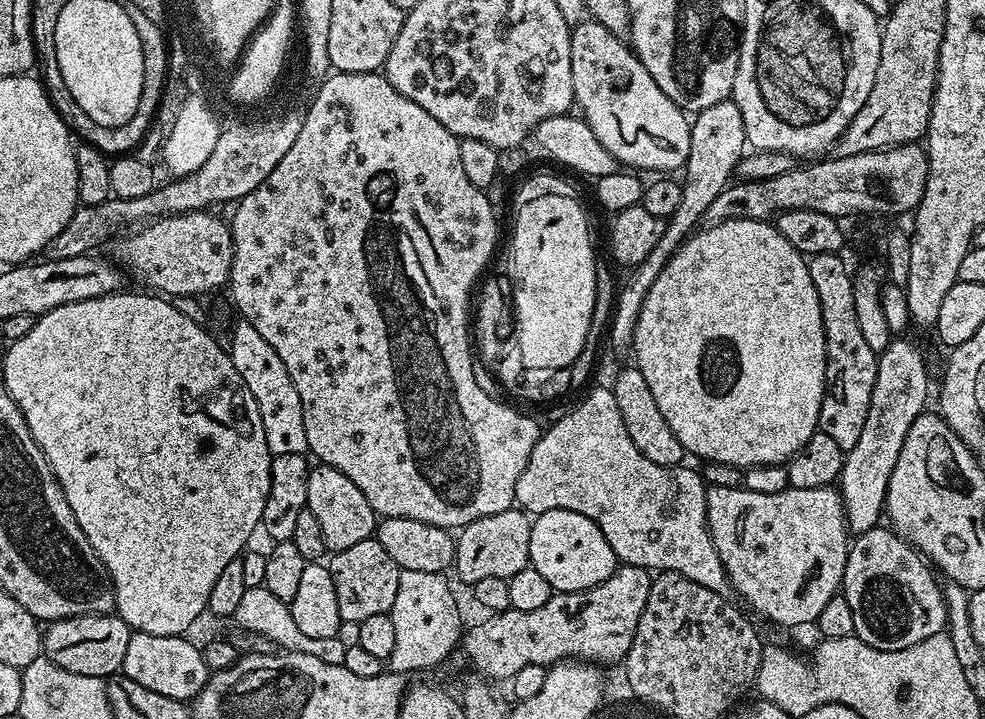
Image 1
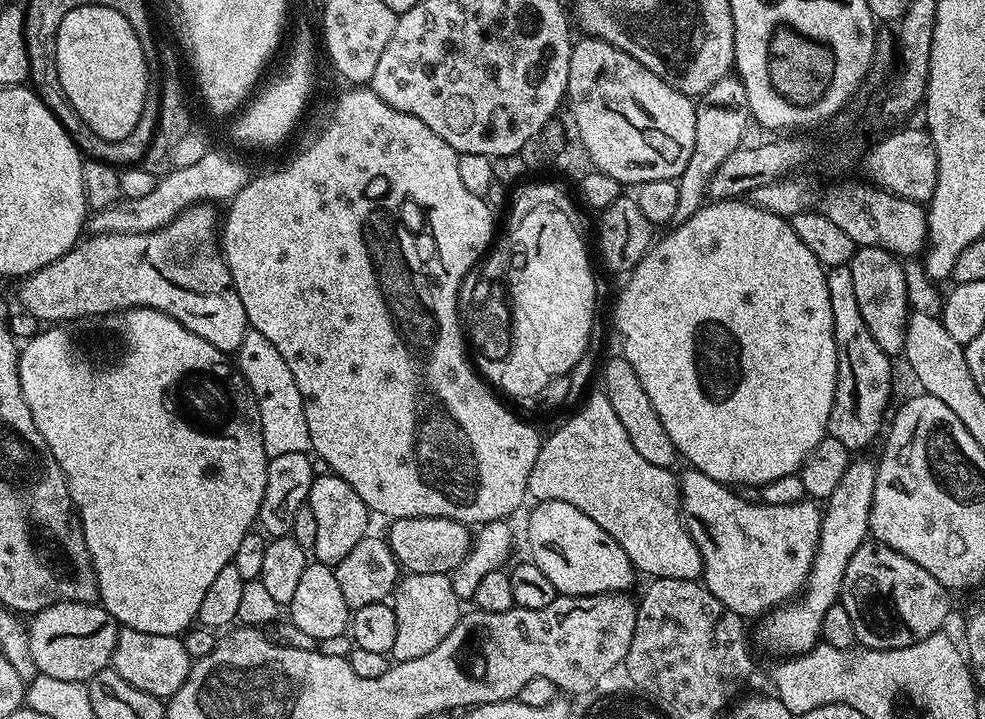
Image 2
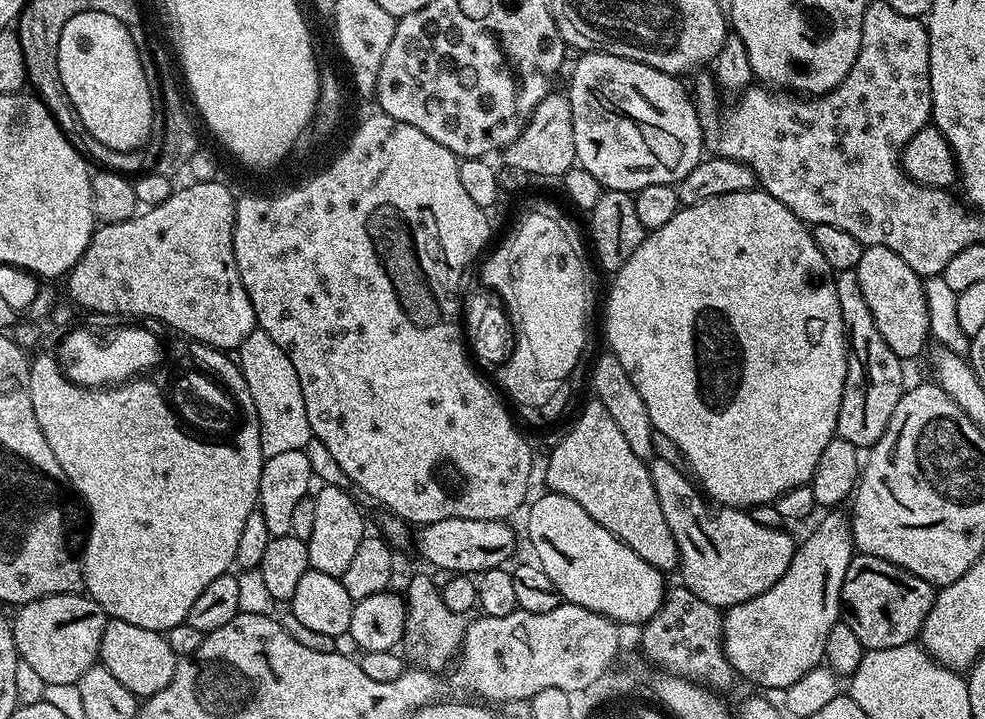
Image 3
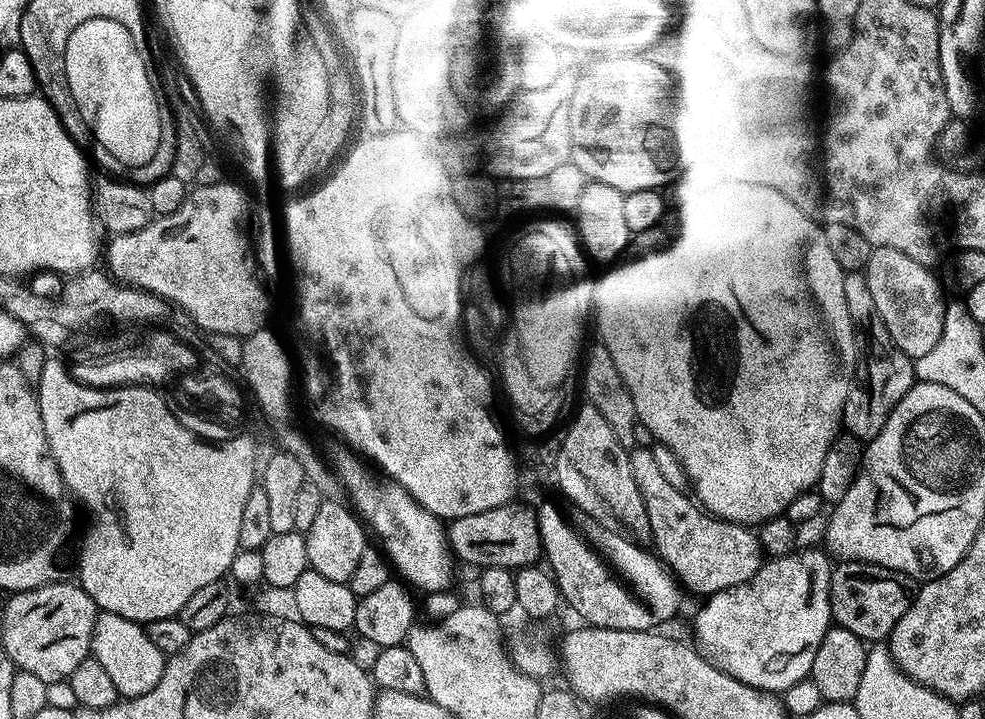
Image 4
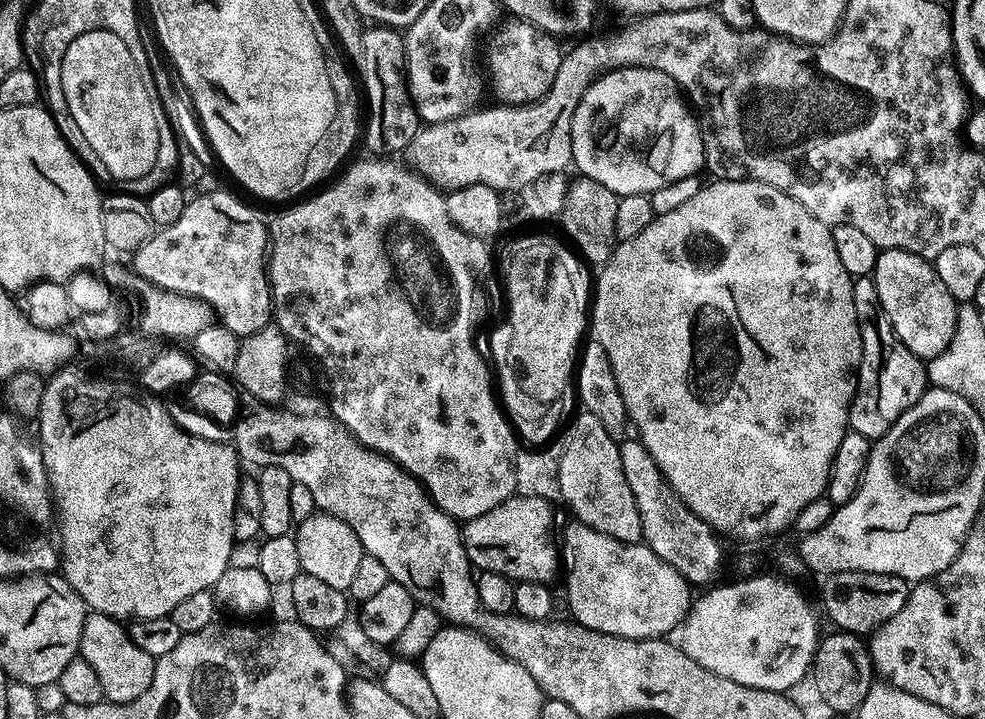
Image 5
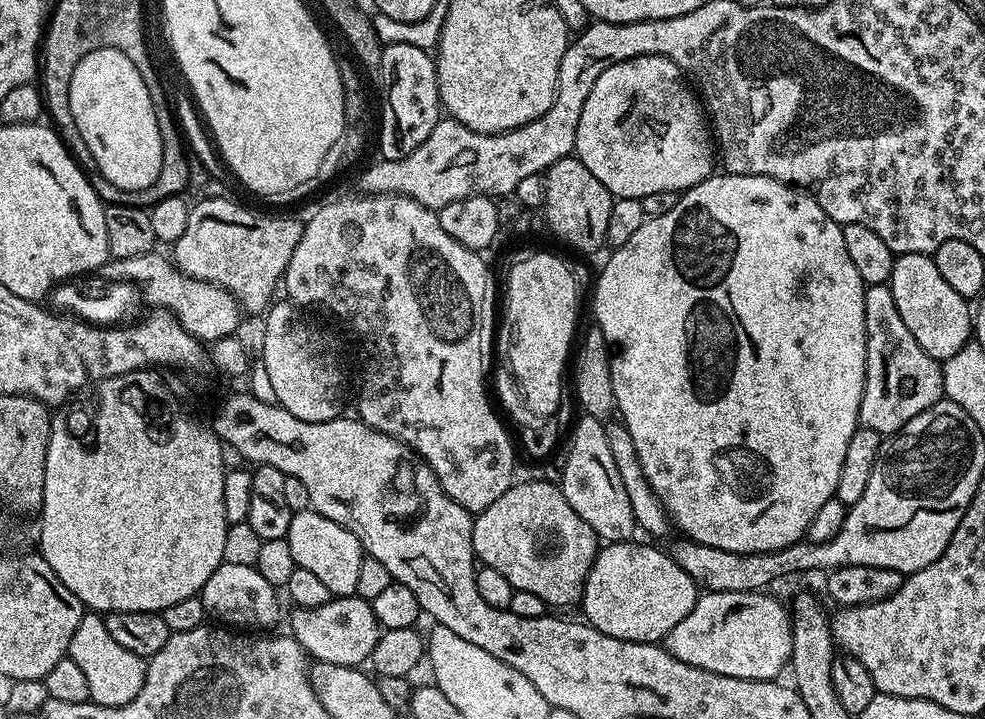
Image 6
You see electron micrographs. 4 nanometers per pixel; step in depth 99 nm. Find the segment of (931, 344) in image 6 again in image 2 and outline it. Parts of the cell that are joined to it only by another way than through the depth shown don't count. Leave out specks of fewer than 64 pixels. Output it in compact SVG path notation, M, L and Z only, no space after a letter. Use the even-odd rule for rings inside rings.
M860 246L852 255L850 267L854 274L854 298L858 306L858 314L862 314L862 322L866 322L866 330L870 330L870 338L878 342L880 349L889 358L896 358L896 355L899 357L904 350L910 315L903 263L892 253L881 248Z

